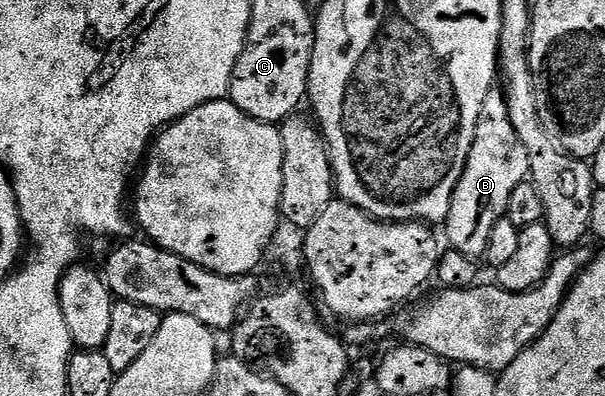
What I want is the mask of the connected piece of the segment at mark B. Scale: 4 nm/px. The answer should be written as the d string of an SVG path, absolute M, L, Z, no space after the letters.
M493 91L482 107L478 131L474 135L474 147L470 147L470 159L466 171L452 196L446 228L447 244L453 250L473 259L483 258L486 243L490 243L490 231L509 212L515 189L529 176L526 147L514 129L508 114L508 101L503 92Z

